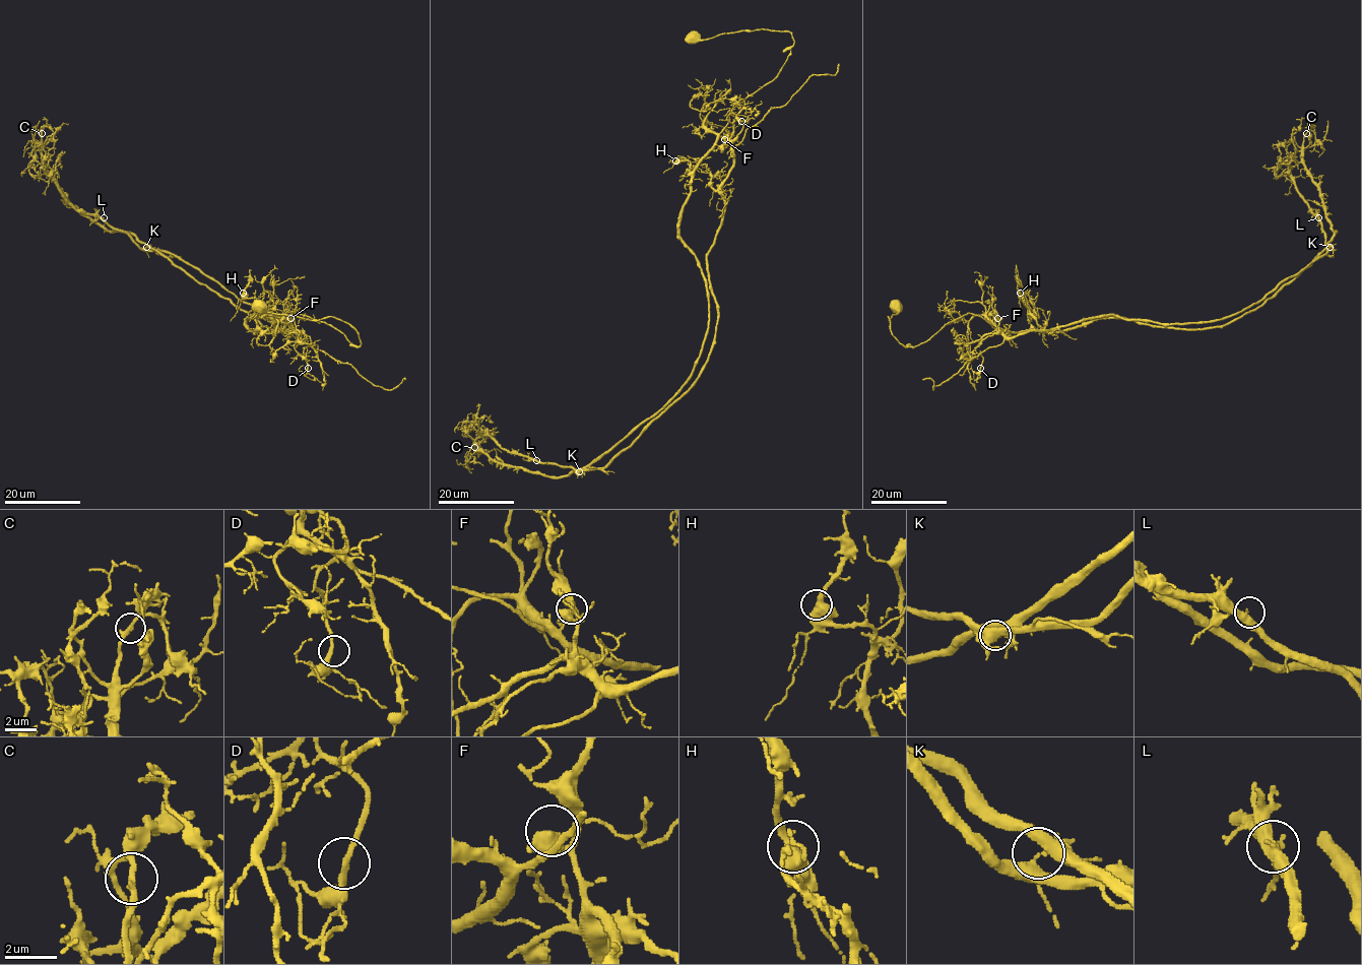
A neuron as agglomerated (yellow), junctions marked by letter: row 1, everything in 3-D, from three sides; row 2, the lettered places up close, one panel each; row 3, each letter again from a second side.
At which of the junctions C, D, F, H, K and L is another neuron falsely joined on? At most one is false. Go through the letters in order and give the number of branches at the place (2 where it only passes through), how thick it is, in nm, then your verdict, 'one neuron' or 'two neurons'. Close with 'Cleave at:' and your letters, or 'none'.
C: 2 | 220 nm | one neuron
D: 2 | 240 nm | one neuron
F: 2 | 480 nm | one neuron
H: 2 | 550 nm | one neuron
K: 2 | 360 nm | two neurons
L: 2 | 380 nm | one neuron
Cleave at: K

